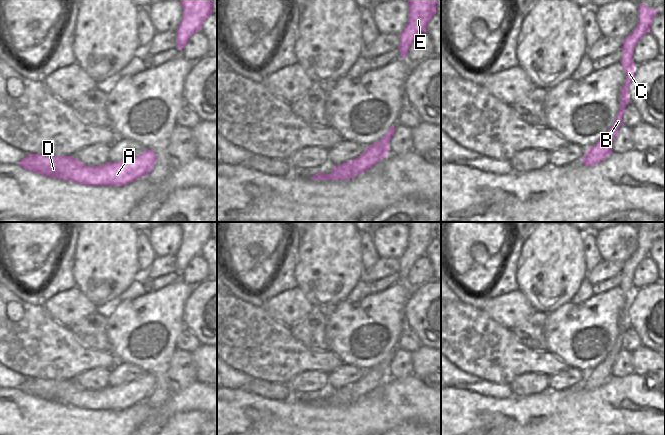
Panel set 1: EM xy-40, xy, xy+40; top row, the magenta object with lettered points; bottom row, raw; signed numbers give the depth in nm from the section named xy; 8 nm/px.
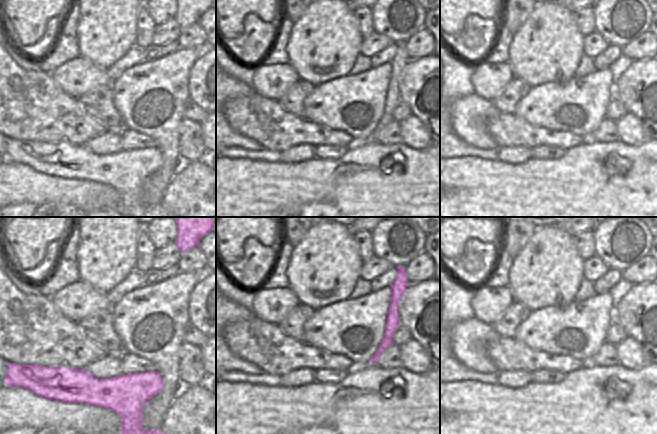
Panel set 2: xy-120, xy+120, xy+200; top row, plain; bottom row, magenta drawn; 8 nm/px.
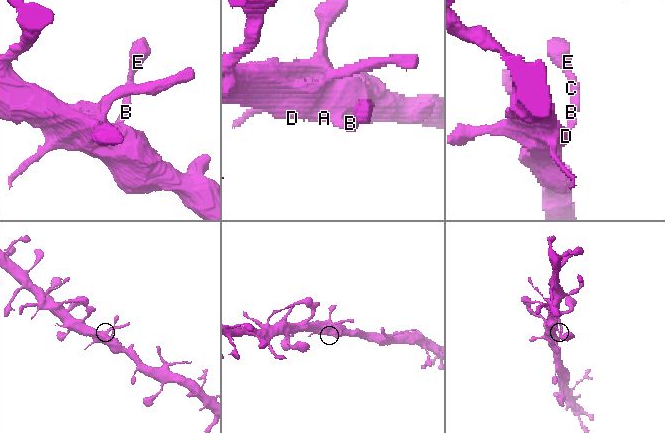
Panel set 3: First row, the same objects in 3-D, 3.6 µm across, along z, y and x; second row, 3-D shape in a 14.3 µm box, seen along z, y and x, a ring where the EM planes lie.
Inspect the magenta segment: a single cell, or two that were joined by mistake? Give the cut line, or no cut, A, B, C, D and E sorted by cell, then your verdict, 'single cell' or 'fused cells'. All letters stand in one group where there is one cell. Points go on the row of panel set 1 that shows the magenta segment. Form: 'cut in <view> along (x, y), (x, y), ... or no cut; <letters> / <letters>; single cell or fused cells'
no cut; A B C D E; single cell

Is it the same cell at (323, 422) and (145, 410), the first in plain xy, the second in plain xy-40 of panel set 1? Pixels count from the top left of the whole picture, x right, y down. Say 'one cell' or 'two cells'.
one cell

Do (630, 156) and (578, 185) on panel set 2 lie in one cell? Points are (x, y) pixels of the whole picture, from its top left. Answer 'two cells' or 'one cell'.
one cell

